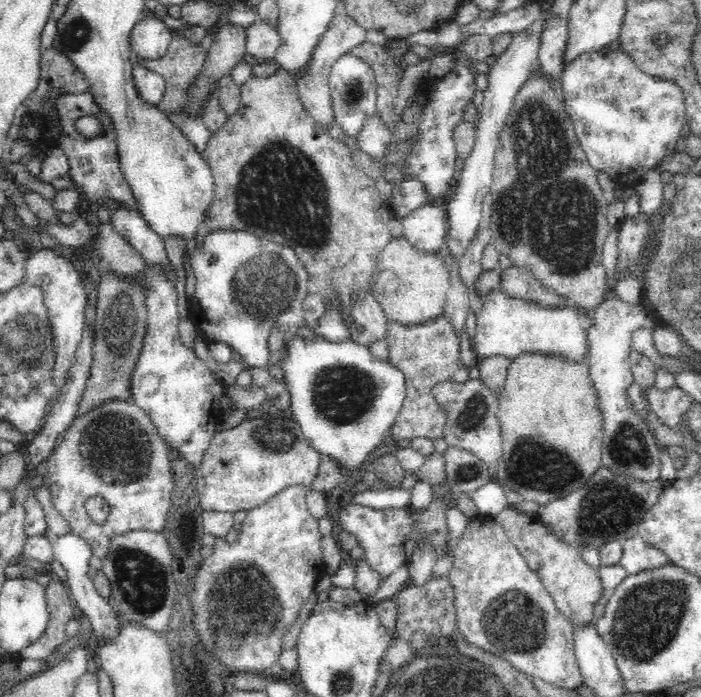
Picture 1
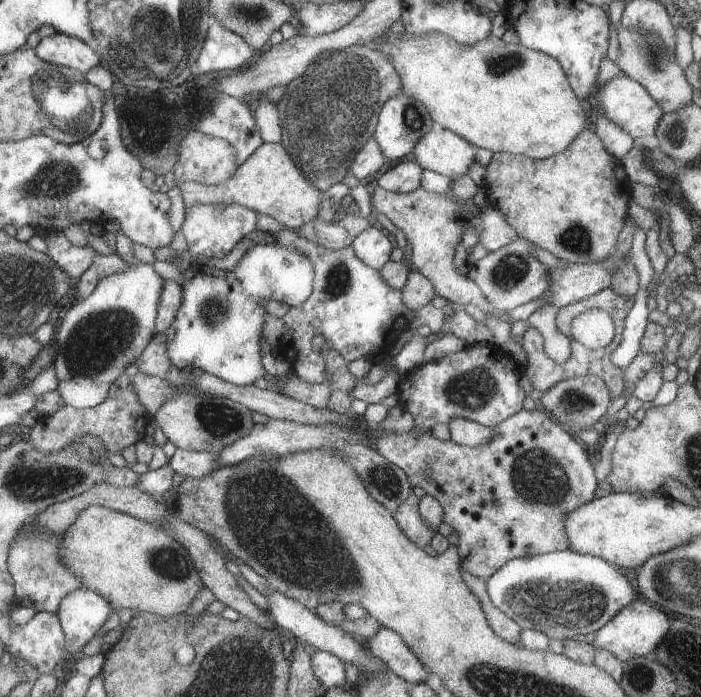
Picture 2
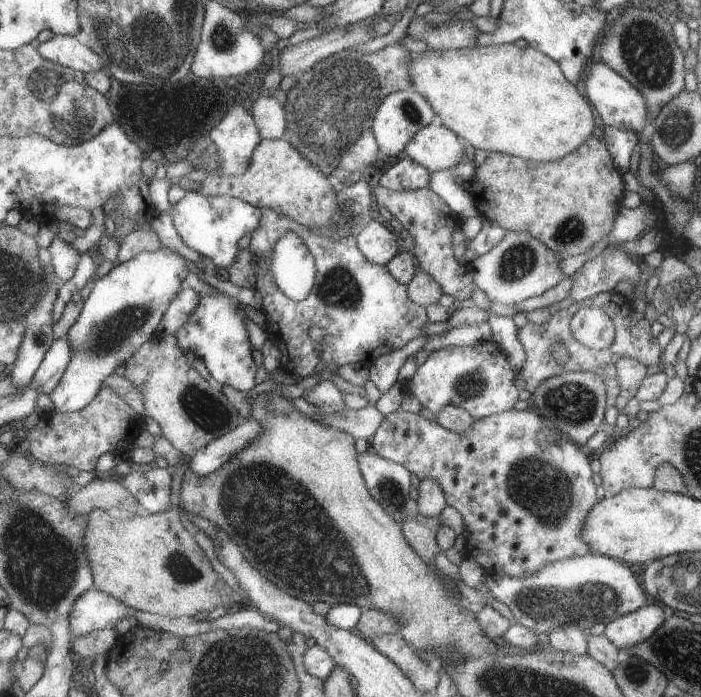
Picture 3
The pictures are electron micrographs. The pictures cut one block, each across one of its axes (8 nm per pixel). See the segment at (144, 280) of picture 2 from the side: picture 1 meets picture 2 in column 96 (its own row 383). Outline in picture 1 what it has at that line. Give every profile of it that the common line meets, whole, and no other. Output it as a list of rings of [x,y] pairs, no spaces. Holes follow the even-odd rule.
[[[297,334],[294,338],[292,338],[292,340],[285,342],[285,348],[286,354],[281,367],[282,370],[285,370],[283,377],[283,380],[285,380],[285,389],[288,390],[291,396],[291,403],[289,406],[291,418],[297,422],[311,447],[314,448],[321,457],[326,457],[330,459],[332,463],[336,463],[336,465],[340,467],[340,471],[344,473],[343,476],[345,476],[346,471],[344,471],[344,468],[356,468],[356,466],[360,466],[360,464],[368,458],[366,454],[368,454],[368,452],[372,452],[372,450],[374,450],[374,448],[382,442],[382,438],[384,438],[386,430],[394,425],[394,421],[396,421],[396,418],[398,417],[399,410],[403,405],[405,397],[406,385],[404,375],[393,364],[390,364],[388,360],[376,360],[372,356],[367,345],[356,344],[356,342],[351,339],[340,342],[330,342],[326,339],[322,339],[322,337],[316,336],[313,339],[310,339],[309,342],[306,342],[304,339],[300,338],[300,335]]]

